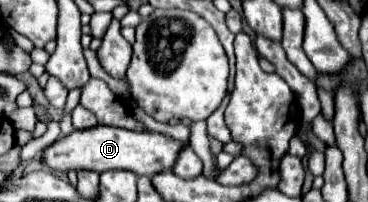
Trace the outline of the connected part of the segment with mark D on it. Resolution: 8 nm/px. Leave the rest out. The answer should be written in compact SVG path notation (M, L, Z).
M94 126L84 130L74 130L68 136L62 136L54 144L42 150L42 160L56 172L70 170L132 170L138 176L154 176L166 168L174 166L178 150L184 142L168 138L156 132L132 132L112 126Z

